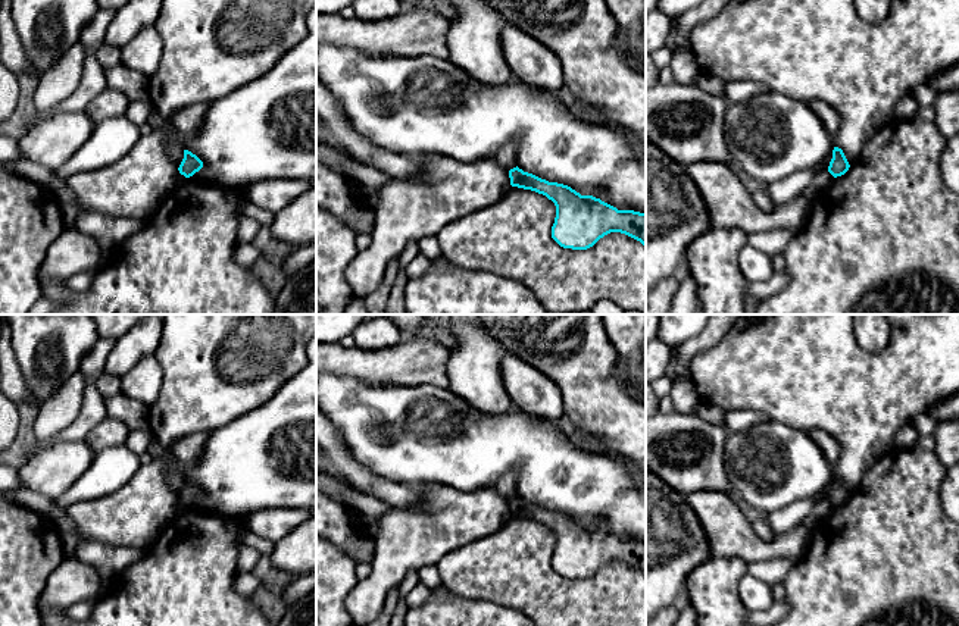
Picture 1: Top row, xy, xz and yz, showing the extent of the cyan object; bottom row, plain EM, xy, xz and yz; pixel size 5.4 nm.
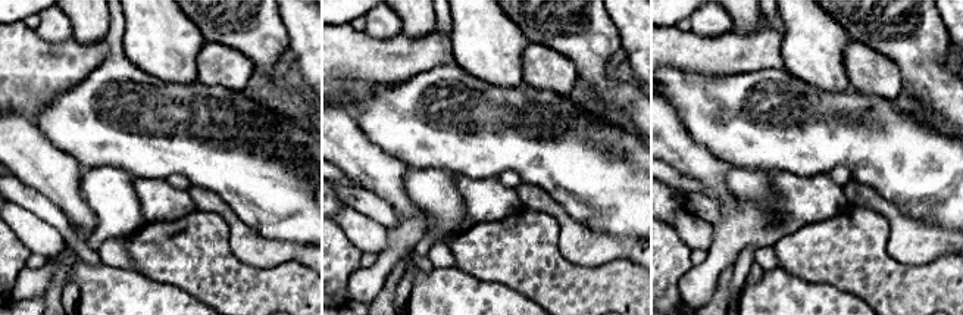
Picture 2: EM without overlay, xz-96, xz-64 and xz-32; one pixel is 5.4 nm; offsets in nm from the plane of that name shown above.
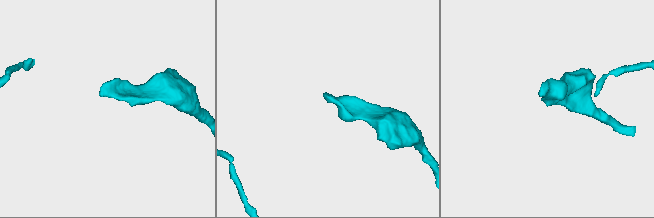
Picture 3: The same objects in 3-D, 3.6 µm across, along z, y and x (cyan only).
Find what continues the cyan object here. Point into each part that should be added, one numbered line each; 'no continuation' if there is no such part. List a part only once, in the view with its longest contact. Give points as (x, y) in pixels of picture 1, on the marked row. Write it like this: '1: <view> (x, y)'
no continuation

